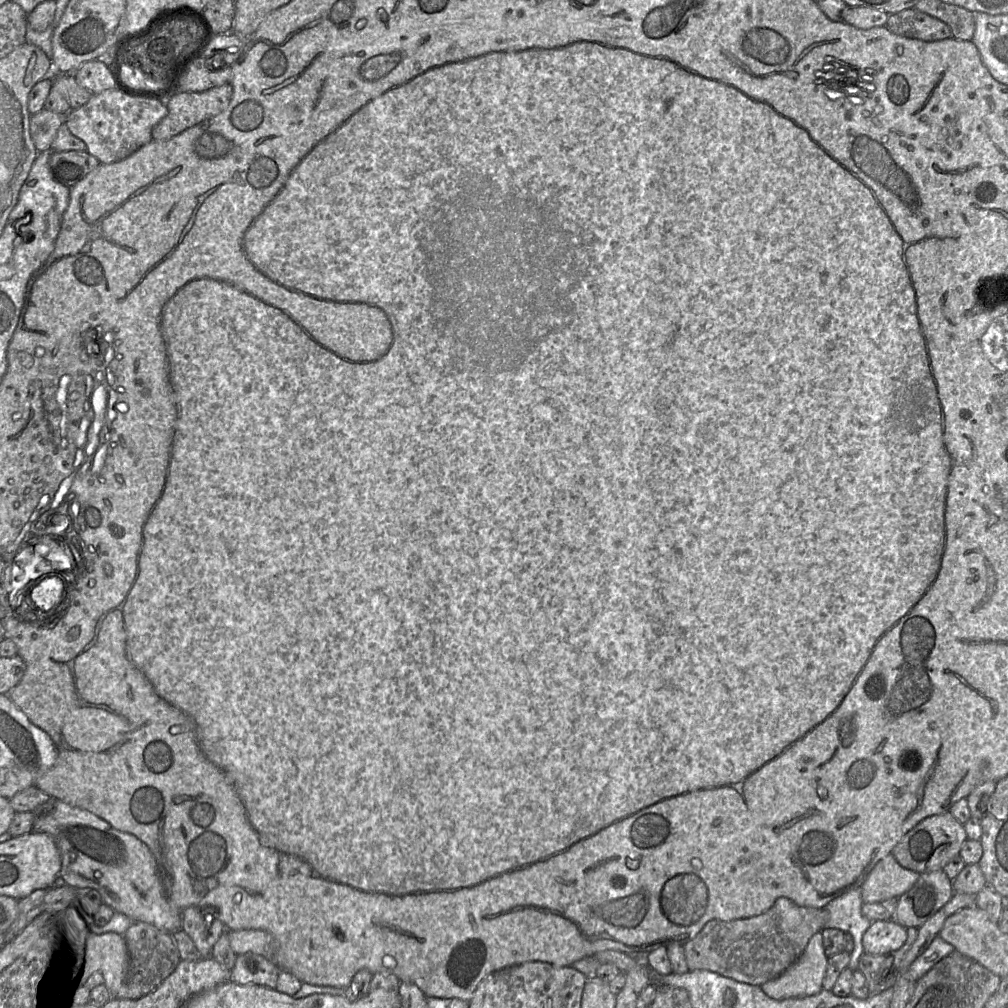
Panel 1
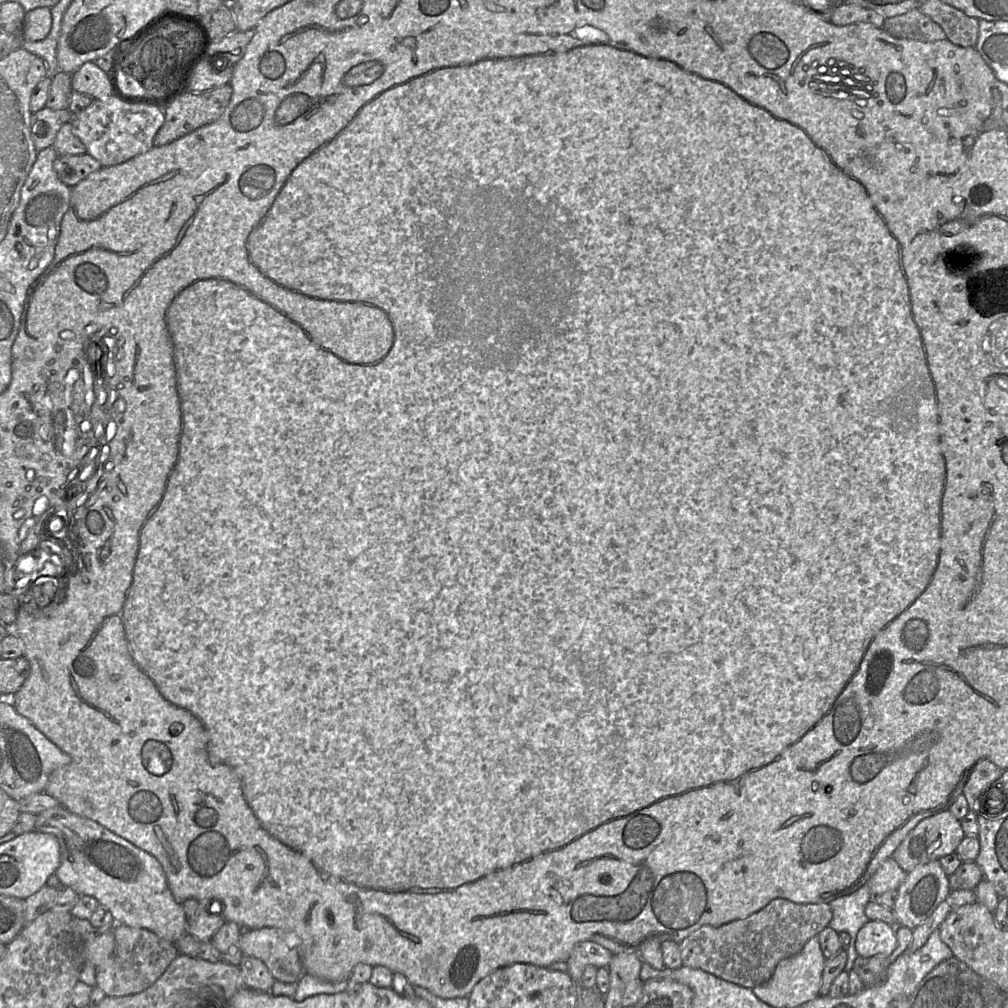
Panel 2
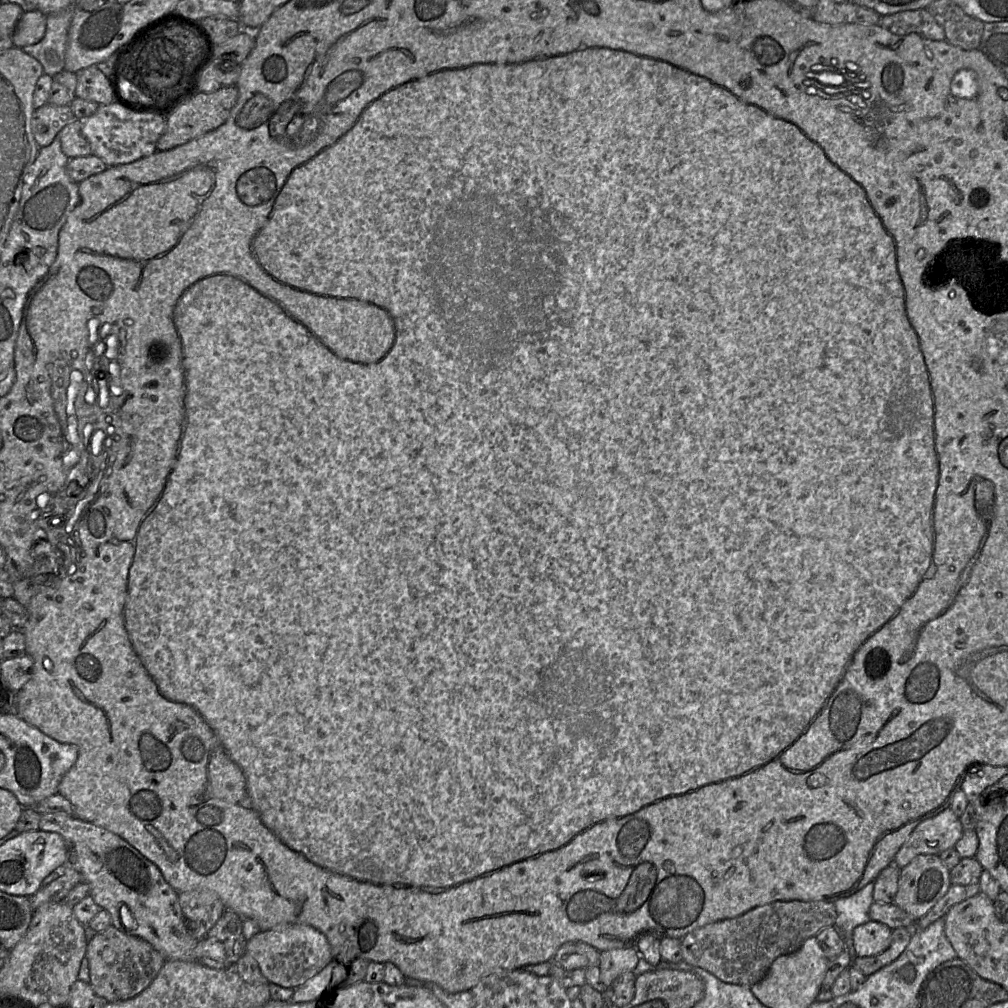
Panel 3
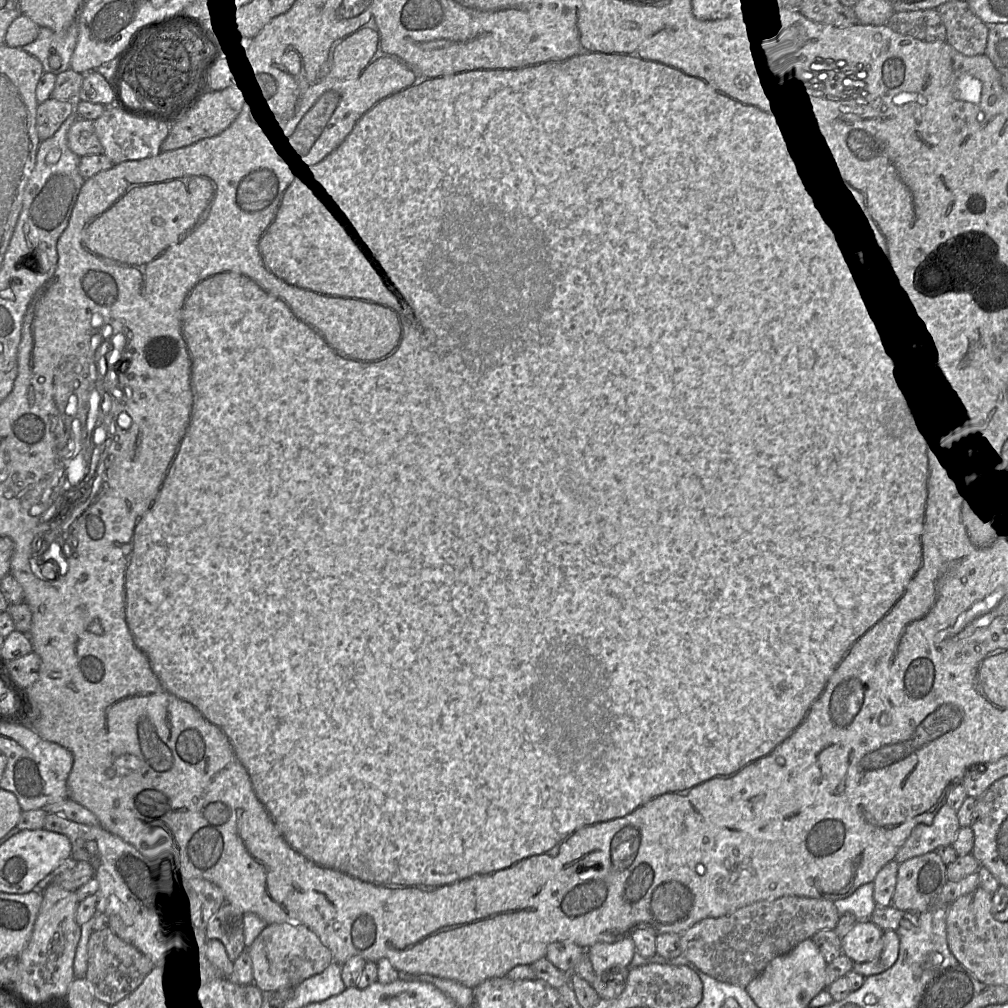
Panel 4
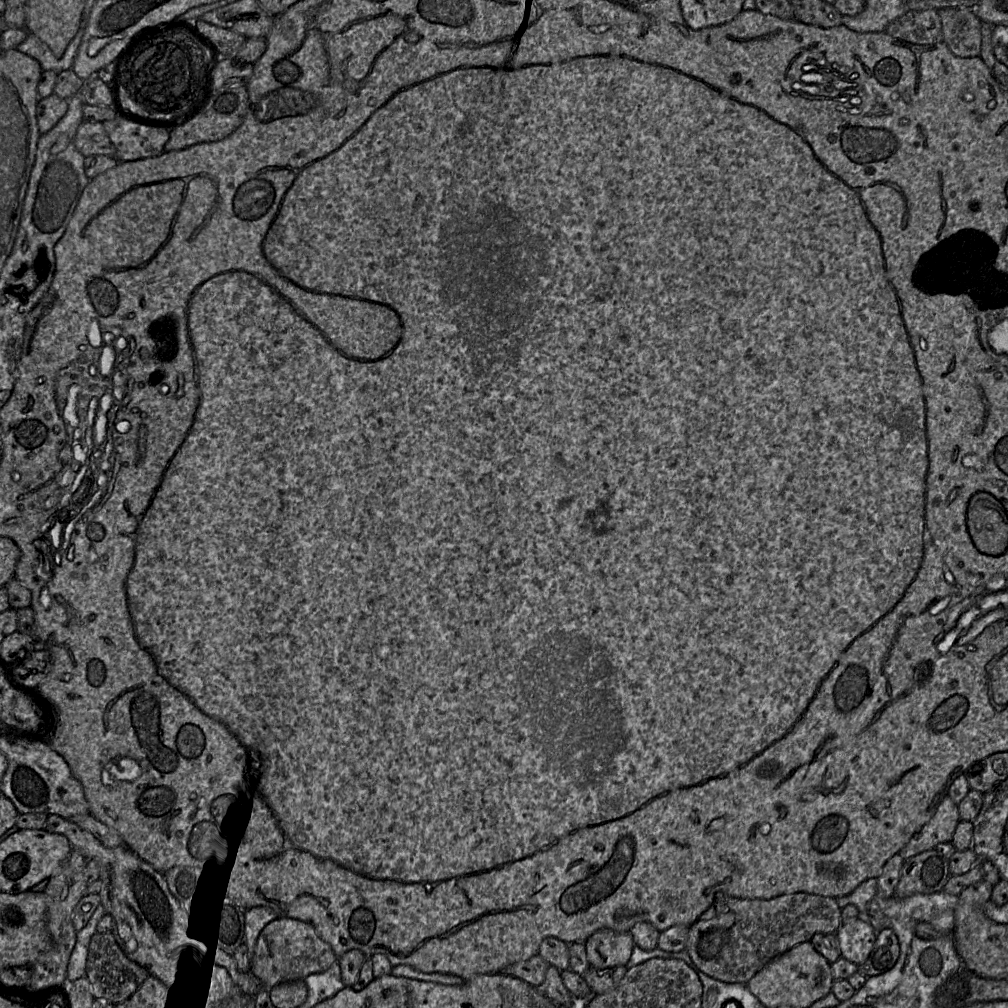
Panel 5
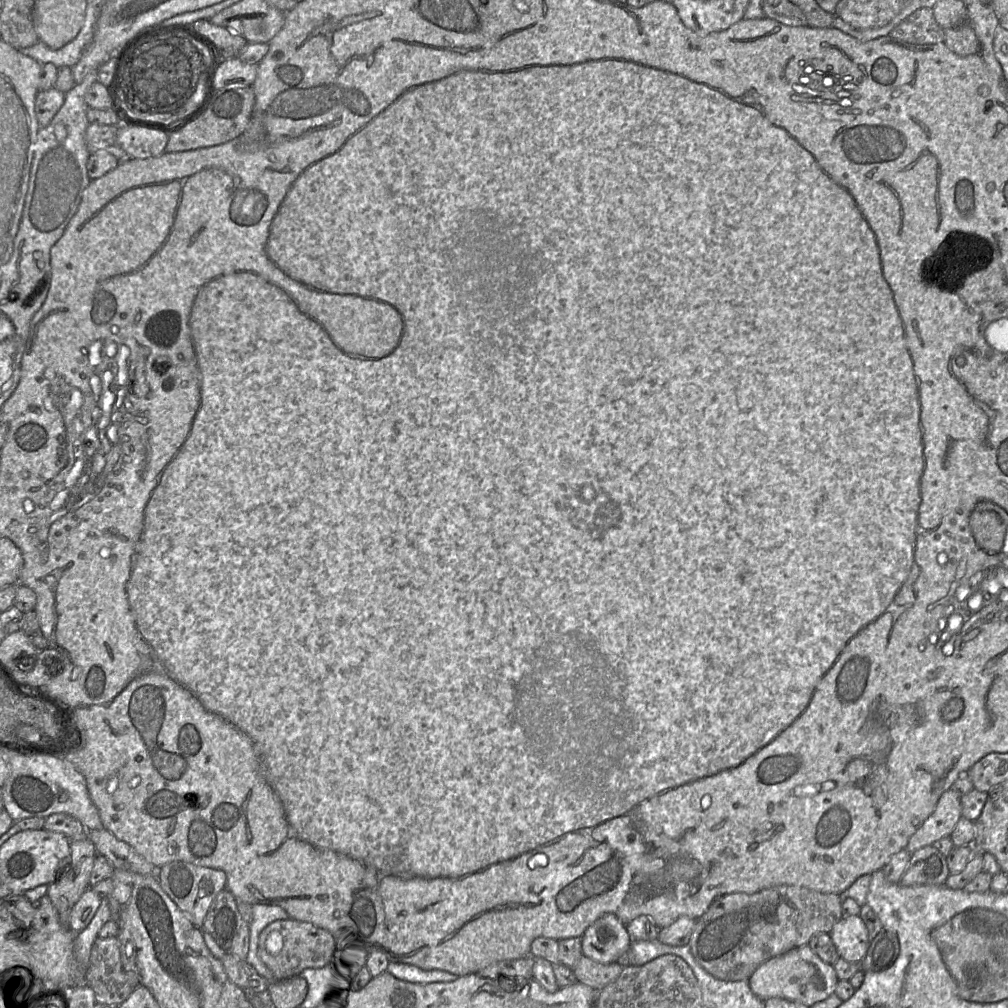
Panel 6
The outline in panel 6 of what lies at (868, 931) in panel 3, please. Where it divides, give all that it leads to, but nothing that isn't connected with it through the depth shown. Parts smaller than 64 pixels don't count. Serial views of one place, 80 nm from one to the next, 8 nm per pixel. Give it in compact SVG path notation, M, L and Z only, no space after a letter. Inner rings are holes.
M860 915L842 917L830 931L838 955L852 963L861 963L870 946L868 930Z

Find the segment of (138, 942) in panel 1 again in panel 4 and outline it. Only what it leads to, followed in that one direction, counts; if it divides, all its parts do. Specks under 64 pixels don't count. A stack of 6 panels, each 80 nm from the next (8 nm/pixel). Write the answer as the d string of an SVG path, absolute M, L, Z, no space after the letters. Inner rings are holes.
M111 929L96 931L88 943L86 979L90 982L95 999L113 1006L132 994L154 970L154 963L137 948L120 939Z

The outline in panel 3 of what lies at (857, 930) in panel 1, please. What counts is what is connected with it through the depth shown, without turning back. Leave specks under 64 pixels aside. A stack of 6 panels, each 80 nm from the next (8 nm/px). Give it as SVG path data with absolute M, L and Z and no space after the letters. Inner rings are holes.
M874 881L868 883L862 889L851 896L838 899L834 902L837 918L833 925L843 934L845 950L852 958L852 964L856 954L853 946L852 934L854 929L870 921L869 909L873 903Z

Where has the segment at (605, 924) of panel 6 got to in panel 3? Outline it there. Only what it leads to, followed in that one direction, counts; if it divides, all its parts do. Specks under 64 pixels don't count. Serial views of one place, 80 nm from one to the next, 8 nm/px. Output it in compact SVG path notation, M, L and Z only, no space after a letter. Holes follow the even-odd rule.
M635 946L600 952L598 964L600 969L600 980L606 987L610 988L616 977L625 972L633 972L639 958L640 954Z

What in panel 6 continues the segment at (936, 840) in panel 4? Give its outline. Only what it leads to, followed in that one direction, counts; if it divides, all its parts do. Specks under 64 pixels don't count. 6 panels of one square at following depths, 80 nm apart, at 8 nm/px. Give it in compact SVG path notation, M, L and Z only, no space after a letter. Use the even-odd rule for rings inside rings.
M953 789L942 794L933 813L909 839L905 848L909 854L944 837L950 837L962 817L961 795Z

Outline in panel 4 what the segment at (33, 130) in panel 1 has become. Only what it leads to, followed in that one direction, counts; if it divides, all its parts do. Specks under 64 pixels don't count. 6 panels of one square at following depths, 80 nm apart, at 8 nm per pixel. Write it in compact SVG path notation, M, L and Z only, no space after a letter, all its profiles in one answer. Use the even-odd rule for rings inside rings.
M49 98L40 103L36 111L36 126L40 140L45 141L52 137L72 112L73 101Z

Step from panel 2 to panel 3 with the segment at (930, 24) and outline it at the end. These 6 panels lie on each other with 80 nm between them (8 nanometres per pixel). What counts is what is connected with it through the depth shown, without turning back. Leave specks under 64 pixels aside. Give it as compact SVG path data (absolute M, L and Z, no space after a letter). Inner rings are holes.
M927 9L885 15L881 17L879 24L897 35L918 34L929 40L946 40L944 28L937 23Z

